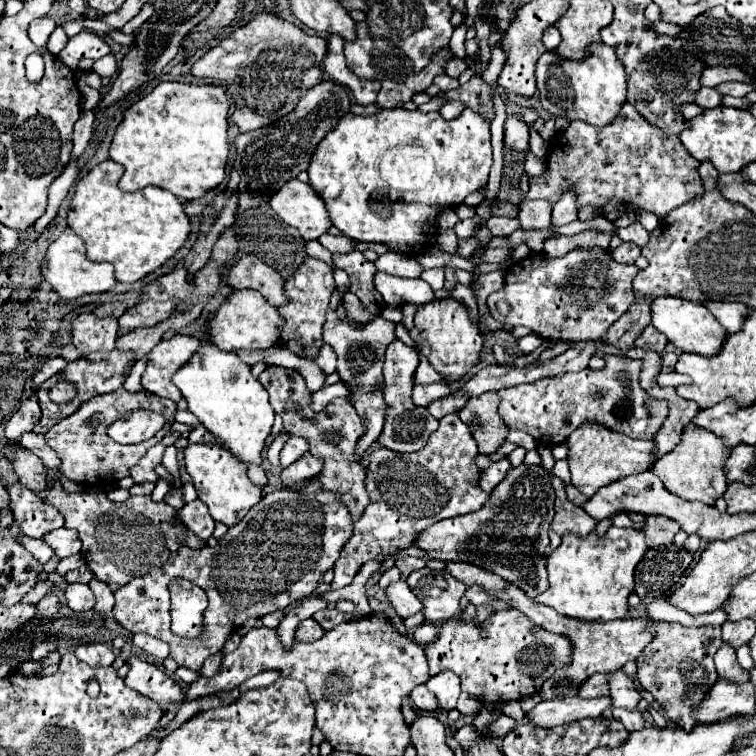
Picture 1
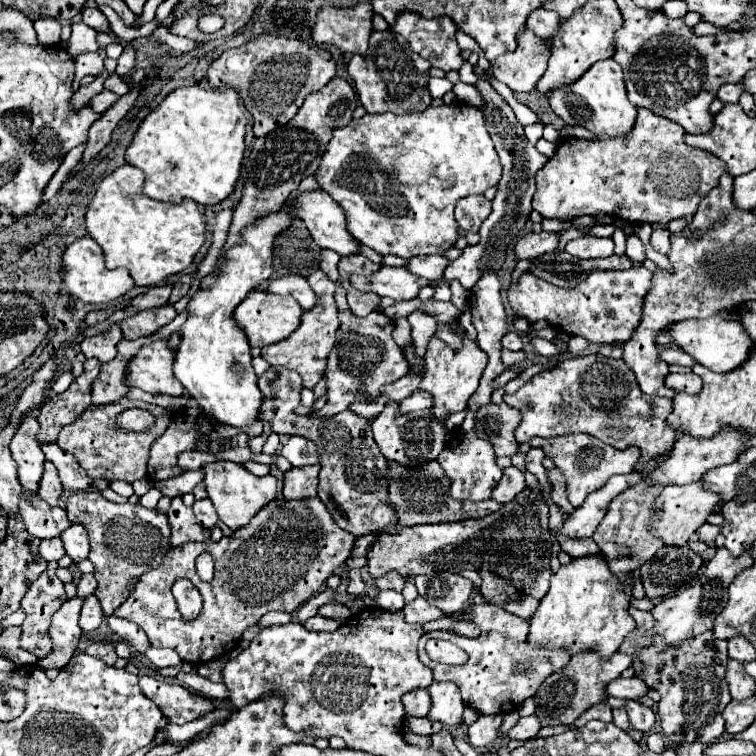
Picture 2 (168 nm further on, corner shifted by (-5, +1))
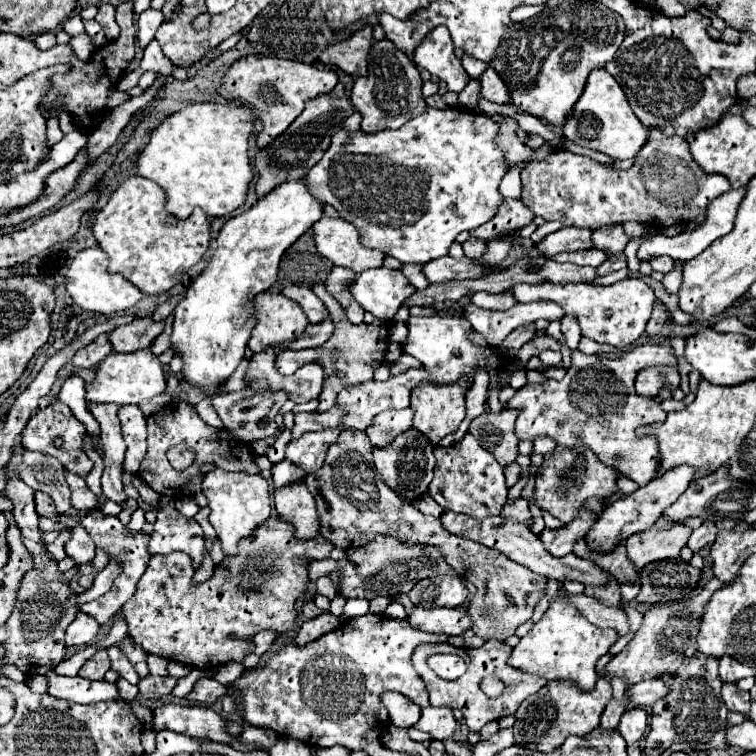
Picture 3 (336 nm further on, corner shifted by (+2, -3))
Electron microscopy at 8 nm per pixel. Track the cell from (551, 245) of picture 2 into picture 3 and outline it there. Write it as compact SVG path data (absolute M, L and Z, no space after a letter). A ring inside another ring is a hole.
M569 226L569 228L561 228L561 230L549 234L541 242L537 242L535 250L539 250L545 258L551 258L565 250L587 250L591 246L593 246L593 242L591 242L589 230Z

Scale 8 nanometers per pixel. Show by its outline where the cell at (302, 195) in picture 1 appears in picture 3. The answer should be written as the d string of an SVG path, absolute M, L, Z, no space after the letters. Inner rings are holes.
M323 216L313 224L313 238L321 256L335 266L351 268L357 274L367 268L379 268L385 258L381 250L363 248L357 228L343 218Z

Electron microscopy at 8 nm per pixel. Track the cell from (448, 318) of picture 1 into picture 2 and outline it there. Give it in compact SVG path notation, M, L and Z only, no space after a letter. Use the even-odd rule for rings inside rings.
M432 336L430 344L428 344L428 352L424 356L424 362L426 362L426 370L424 370L424 378L420 382L420 390L426 390L432 394L432 400L434 400L432 412L444 424L446 416L466 408L468 398L478 388L478 380L480 380L482 370L488 362L488 356L484 352L480 352L478 344L466 336L464 336L464 350L460 350L460 354L452 354L452 350L448 350L442 344L442 340Z

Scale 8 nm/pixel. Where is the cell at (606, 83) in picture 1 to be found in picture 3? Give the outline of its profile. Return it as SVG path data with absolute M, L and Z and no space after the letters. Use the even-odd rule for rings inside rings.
M605 68L593 70L593 74L589 74L585 90L577 100L577 106L573 106L573 114L565 120L563 134L579 146L603 152L617 160L635 158L647 140L645 126L637 122L637 116L633 114L621 86L617 84L617 80L611 78Z

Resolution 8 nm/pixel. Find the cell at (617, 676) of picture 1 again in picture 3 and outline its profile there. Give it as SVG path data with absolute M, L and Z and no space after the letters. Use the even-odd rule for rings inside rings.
M641 708L625 710L617 730L627 740L627 744L641 740L645 736L645 730L647 730L647 712Z

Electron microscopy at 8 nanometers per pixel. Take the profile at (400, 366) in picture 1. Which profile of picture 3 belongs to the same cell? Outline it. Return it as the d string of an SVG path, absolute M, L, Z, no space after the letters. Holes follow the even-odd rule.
M405 430L405 434L399 434L389 446L385 448L373 448L373 462L383 480L403 498L415 500L419 494L423 494L433 480L433 466L435 466L435 456L433 456L433 444L429 438L425 438L419 430Z

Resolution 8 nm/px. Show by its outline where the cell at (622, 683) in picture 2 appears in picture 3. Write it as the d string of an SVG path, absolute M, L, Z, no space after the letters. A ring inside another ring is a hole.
M659 678L637 682L637 686L629 688L629 704L637 706L637 708L653 706L667 692L669 692L669 686L663 680L659 680Z

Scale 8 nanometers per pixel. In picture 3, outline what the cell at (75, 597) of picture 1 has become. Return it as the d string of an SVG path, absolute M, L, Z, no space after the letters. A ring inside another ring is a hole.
M77 612L77 618L67 628L65 644L67 646L85 646L85 644L91 644L93 638L97 636L97 630L99 630L99 624L97 624L95 618L89 618L87 614Z

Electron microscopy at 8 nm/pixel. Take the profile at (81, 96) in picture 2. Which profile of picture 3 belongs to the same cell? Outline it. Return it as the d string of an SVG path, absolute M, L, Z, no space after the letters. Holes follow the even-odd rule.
M49 118L47 120L47 138L49 138L49 144L57 144L65 134L61 132L61 126L59 126L59 118Z

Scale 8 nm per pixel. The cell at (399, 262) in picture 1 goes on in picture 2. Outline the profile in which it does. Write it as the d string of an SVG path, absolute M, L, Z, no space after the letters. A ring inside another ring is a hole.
M436 254L436 256L416 256L408 260L408 270L412 270L416 276L422 276L426 280L440 280L444 276L446 266L450 264L450 260L444 254Z

